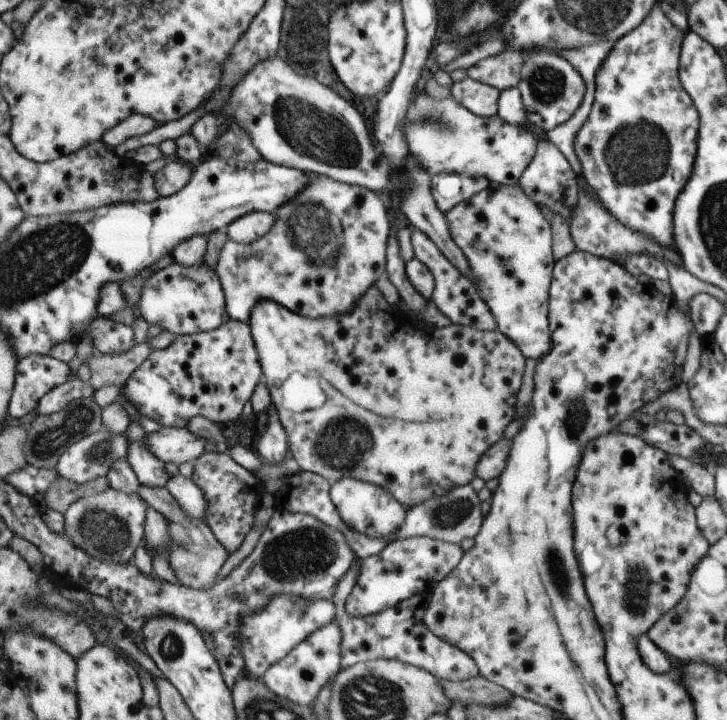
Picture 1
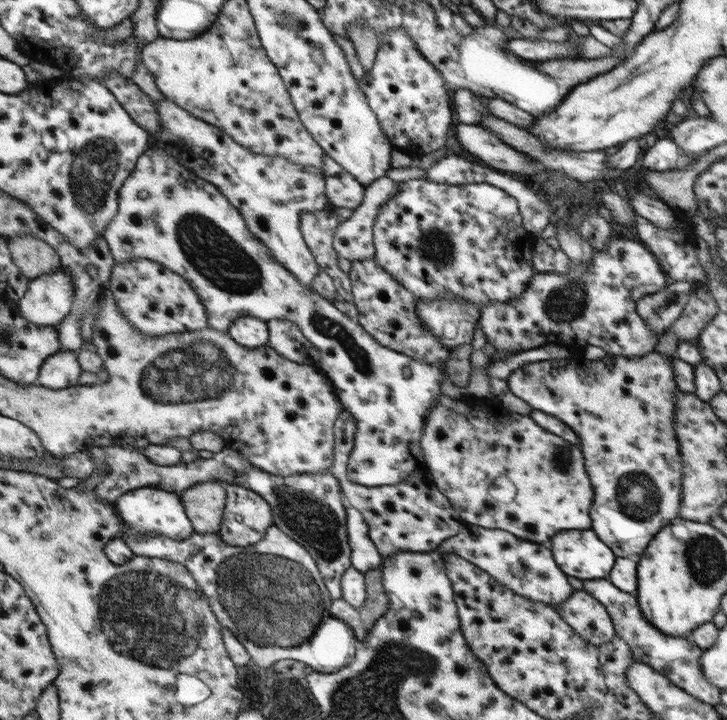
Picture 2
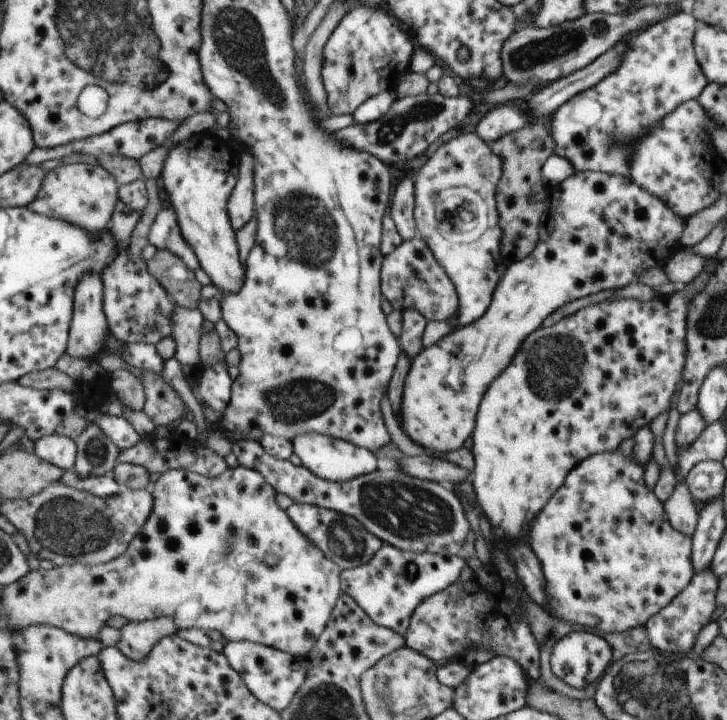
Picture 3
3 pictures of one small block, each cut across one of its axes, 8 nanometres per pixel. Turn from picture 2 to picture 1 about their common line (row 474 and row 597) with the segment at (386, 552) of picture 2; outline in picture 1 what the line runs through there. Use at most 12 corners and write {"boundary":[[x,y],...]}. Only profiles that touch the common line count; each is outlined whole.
{"boundary":[[358,566],[330,601],[340,672],[395,659],[462,681],[479,675],[459,647],[424,625],[430,592],[375,614],[347,615]]}

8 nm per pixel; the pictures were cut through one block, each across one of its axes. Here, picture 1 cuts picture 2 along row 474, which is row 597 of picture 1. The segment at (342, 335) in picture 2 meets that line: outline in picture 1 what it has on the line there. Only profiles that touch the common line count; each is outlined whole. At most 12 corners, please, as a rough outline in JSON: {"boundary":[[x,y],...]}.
{"boundary":[[429,537],[358,559],[347,615],[381,612],[432,588],[462,560]]}

